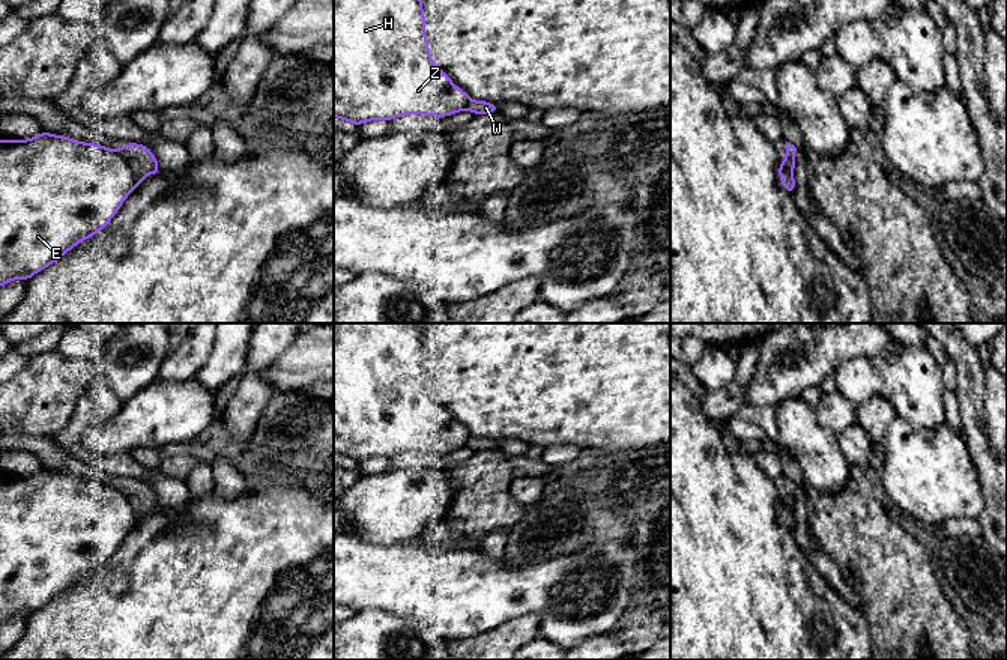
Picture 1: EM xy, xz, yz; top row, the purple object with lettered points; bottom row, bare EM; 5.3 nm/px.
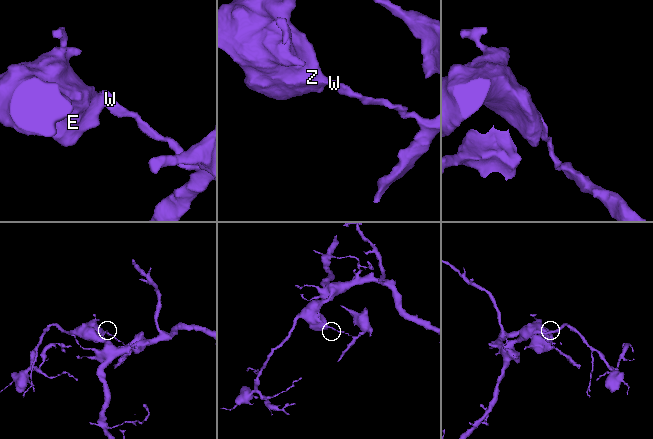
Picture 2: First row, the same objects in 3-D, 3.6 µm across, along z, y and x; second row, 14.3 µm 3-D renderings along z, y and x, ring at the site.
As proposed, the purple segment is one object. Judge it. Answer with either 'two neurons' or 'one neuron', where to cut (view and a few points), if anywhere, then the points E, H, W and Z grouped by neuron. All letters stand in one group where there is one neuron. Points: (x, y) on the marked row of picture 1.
two neurons; cut in xy along (116, 151), (127, 160), (136, 185); E H Z / W

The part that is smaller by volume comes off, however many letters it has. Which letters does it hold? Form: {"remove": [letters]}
{"remove": ["W"]}

